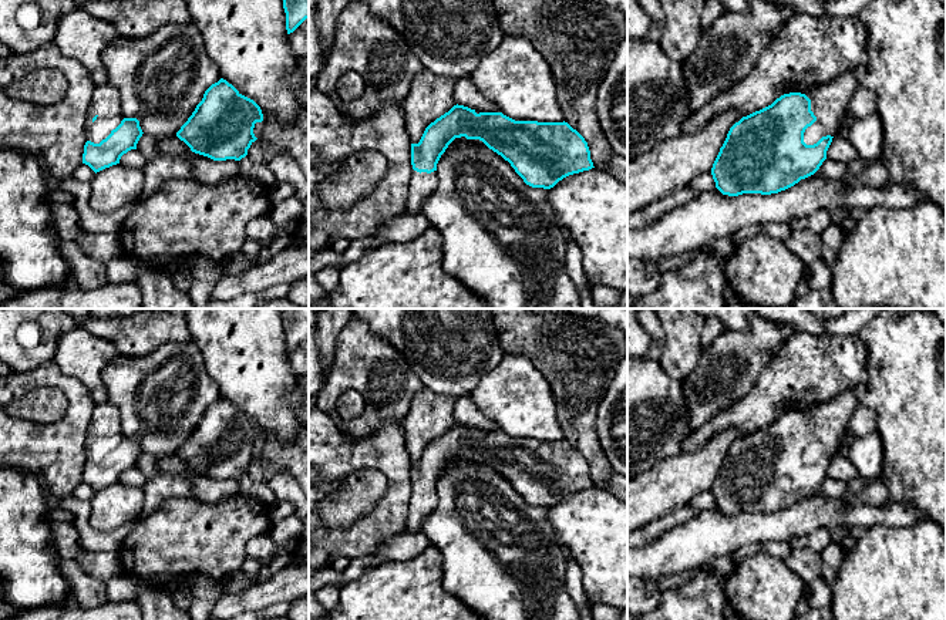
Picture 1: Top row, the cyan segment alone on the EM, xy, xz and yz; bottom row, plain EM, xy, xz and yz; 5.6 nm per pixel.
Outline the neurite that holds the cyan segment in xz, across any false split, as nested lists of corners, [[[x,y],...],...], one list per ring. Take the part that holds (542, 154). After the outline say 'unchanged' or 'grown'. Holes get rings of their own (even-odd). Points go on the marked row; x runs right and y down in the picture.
[[[454,105],[431,122],[418,144],[411,144],[413,175],[408,185],[405,213],[420,213],[422,203],[438,186],[437,164],[455,139],[479,139],[489,149],[511,164],[524,182],[532,188],[551,189],[563,178],[589,171],[593,166],[585,138],[568,122],[515,121],[502,112],[479,112],[464,105]]] | grown

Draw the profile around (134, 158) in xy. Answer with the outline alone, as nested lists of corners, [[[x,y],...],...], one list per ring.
[[[131,149],[121,156],[119,164],[129,168],[144,169],[147,158],[138,149]]]

